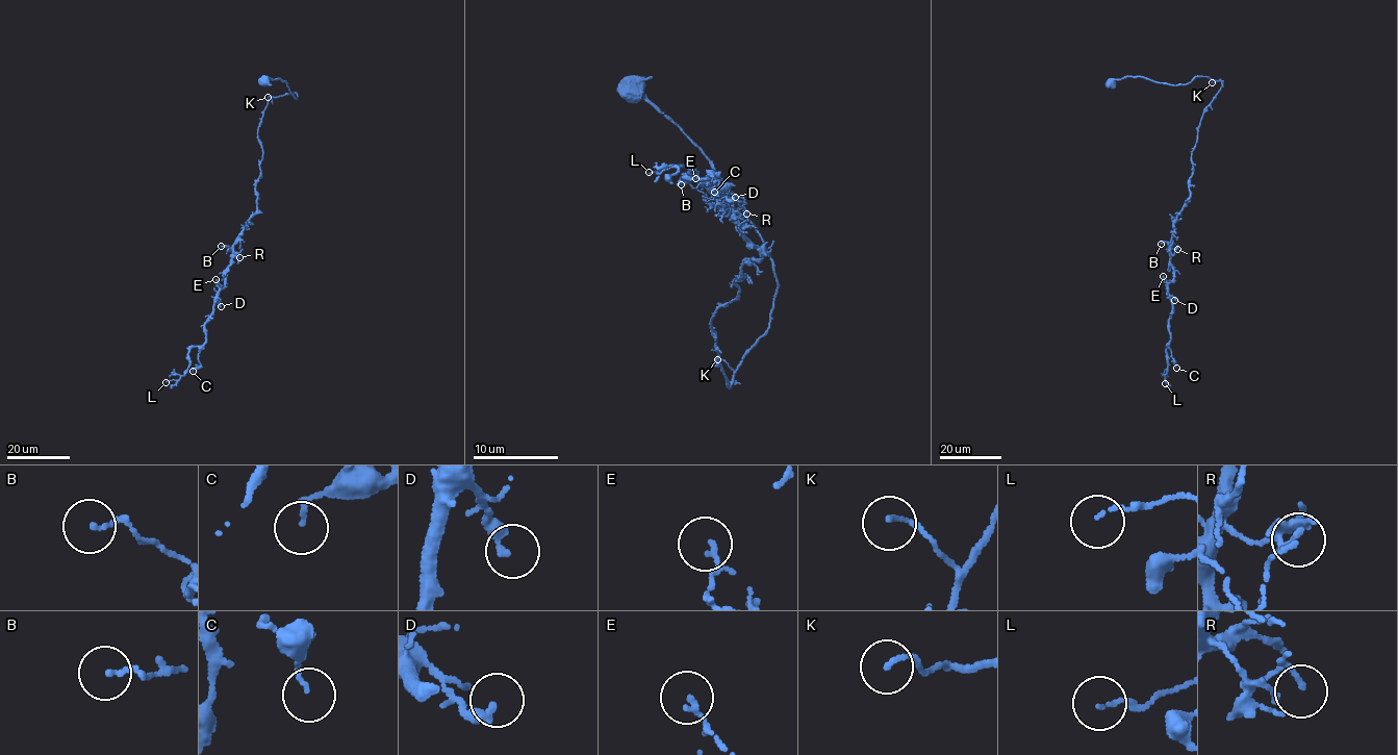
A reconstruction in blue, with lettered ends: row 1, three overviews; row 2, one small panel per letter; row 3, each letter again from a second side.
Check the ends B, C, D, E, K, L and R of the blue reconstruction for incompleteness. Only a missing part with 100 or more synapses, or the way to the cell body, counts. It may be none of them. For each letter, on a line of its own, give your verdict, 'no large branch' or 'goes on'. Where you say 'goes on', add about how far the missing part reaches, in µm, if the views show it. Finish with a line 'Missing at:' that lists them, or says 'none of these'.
B: no large branch
C: no large branch
D: no large branch
E: no large branch
K: no large branch
L: no large branch
R: no large branch
Missing at: none of these

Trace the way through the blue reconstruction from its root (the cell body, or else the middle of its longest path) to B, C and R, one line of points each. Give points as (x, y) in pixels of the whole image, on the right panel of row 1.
B: (1110, 83), (1132, 76), (1173, 85), (1197, 76), (1223, 83), (1198, 129), (1190, 198), (1171, 241), (1161, 244)
C: (1110, 83), (1132, 76), (1223, 83), (1201, 118), (1190, 198), (1174, 224), (1176, 368)
R: (1110, 83), (1132, 76), (1223, 83), (1198, 129), (1190, 198), (1168, 250), (1177, 249)

